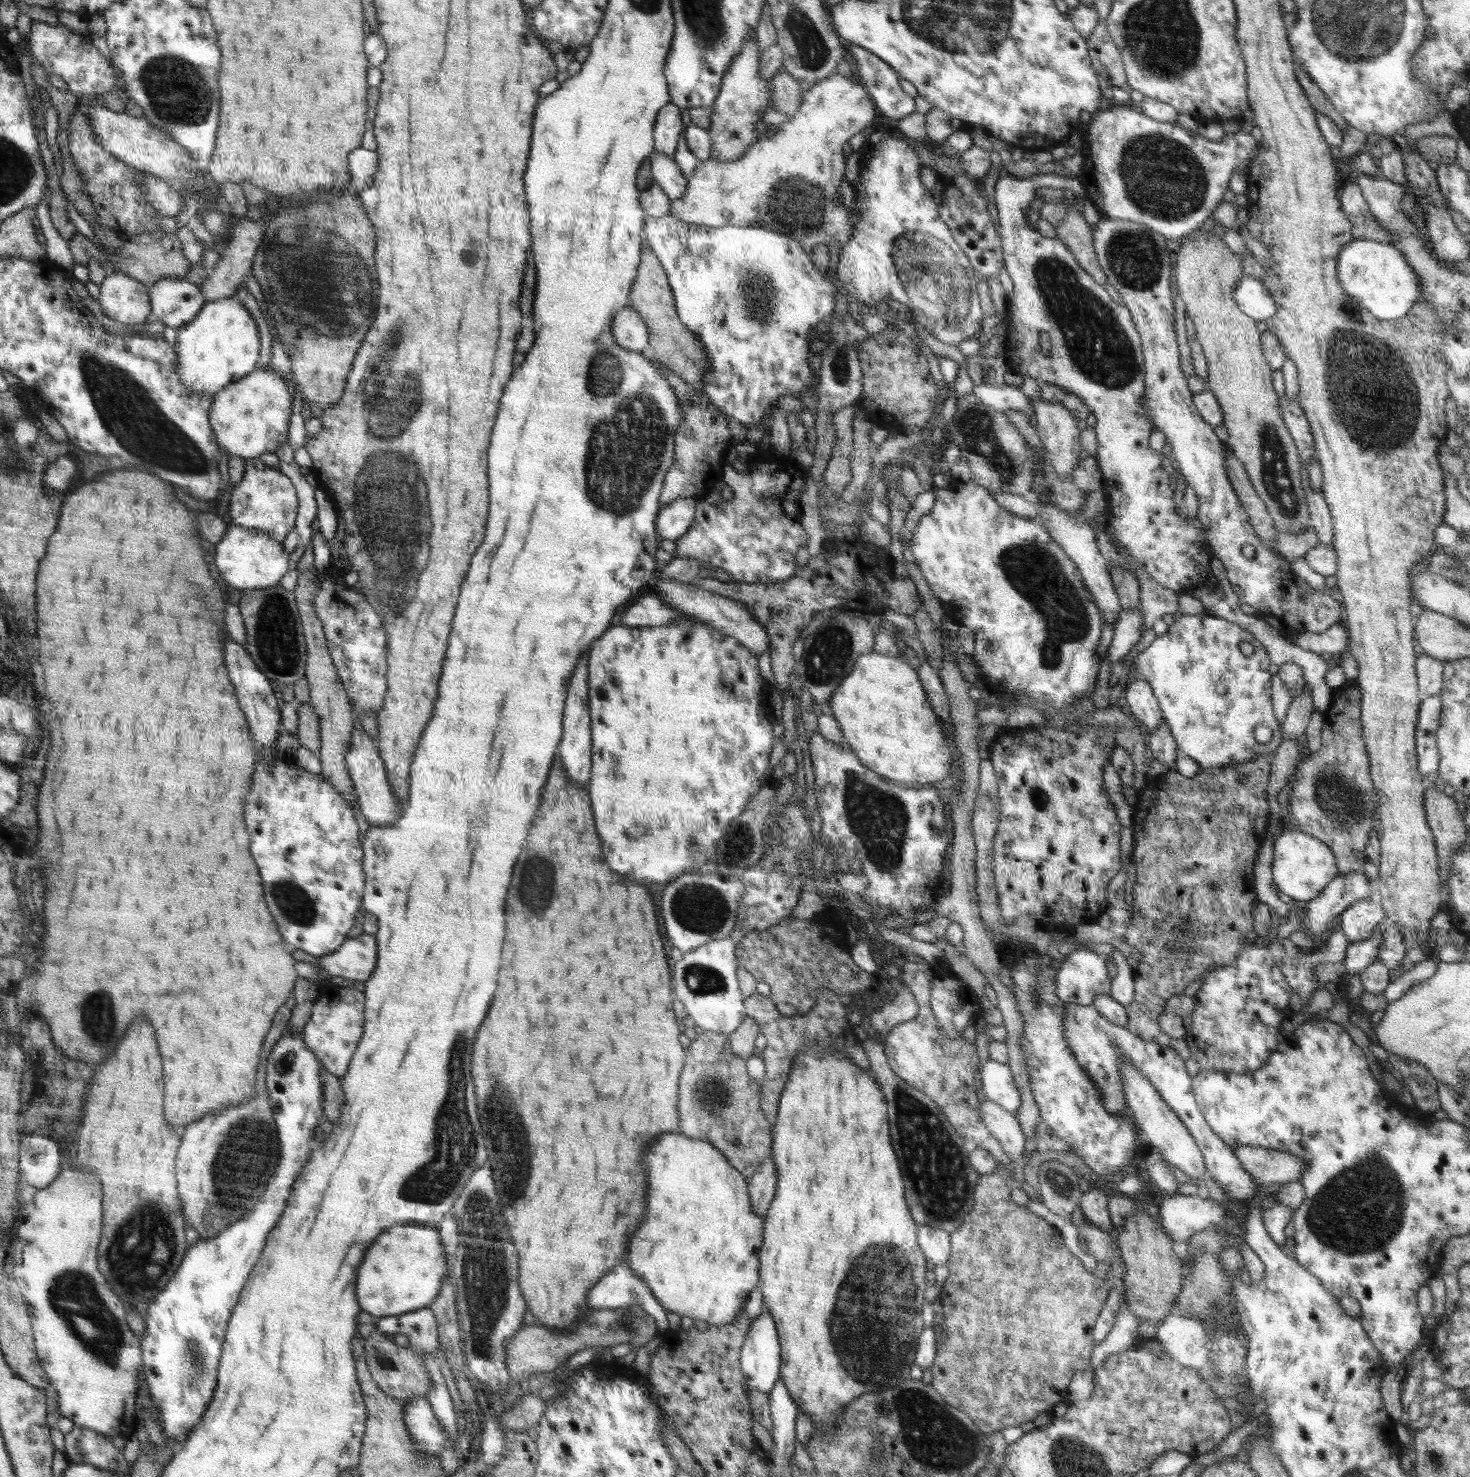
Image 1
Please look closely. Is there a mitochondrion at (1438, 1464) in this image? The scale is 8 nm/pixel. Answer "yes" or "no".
yes

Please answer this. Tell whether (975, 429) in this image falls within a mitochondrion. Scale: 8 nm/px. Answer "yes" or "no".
yes

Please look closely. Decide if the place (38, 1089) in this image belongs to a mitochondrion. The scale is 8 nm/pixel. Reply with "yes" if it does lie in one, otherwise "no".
no

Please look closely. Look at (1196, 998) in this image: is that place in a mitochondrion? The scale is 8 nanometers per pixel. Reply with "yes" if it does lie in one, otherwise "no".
no

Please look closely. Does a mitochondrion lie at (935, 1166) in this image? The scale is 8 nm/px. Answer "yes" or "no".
yes

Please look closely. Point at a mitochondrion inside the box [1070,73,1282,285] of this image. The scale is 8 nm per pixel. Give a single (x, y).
(1163, 177)

